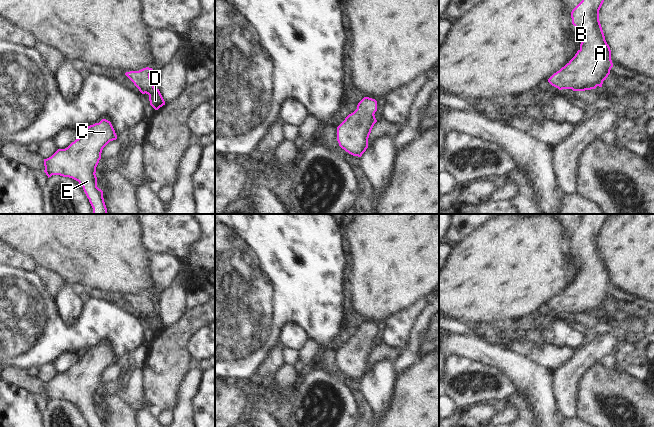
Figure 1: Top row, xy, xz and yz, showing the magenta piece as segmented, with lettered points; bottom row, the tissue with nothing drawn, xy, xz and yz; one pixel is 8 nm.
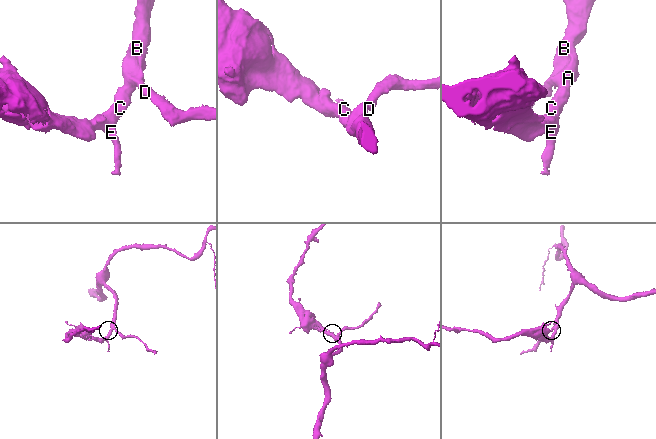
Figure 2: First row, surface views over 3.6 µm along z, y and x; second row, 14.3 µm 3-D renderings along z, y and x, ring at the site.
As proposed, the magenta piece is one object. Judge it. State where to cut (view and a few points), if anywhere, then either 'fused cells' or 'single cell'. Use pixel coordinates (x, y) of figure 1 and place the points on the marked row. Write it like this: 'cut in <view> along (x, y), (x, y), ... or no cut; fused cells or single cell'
no cut; single cell

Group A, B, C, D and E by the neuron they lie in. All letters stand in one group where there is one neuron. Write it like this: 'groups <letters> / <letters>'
groups A B C D E

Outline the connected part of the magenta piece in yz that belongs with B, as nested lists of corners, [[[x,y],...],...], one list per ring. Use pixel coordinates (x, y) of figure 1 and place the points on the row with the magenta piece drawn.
[[[582,0],[571,12],[572,24],[582,37],[575,56],[548,82],[558,88],[585,91],[602,87],[613,67],[611,50],[599,21],[604,0]]]

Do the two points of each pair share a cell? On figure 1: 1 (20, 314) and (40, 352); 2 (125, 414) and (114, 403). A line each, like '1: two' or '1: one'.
1: one
2: one

